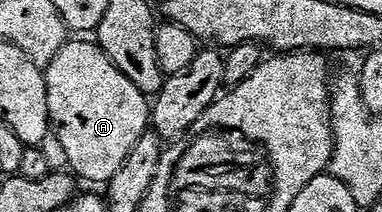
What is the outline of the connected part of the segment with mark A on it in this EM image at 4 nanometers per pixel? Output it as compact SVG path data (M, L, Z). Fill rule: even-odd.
M92 40L65 42L58 56L54 56L54 60L48 62L44 70L44 79L50 130L58 140L58 144L62 144L63 150L66 151L66 160L71 173L77 179L85 178L88 182L101 182L101 184L111 182L118 168L126 164L126 156L134 152L134 144L138 144L138 140L142 140L142 136L149 133L149 95L134 88L134 84L130 84L130 80L126 80L124 73L110 60L110 56L106 56L104 49Z

